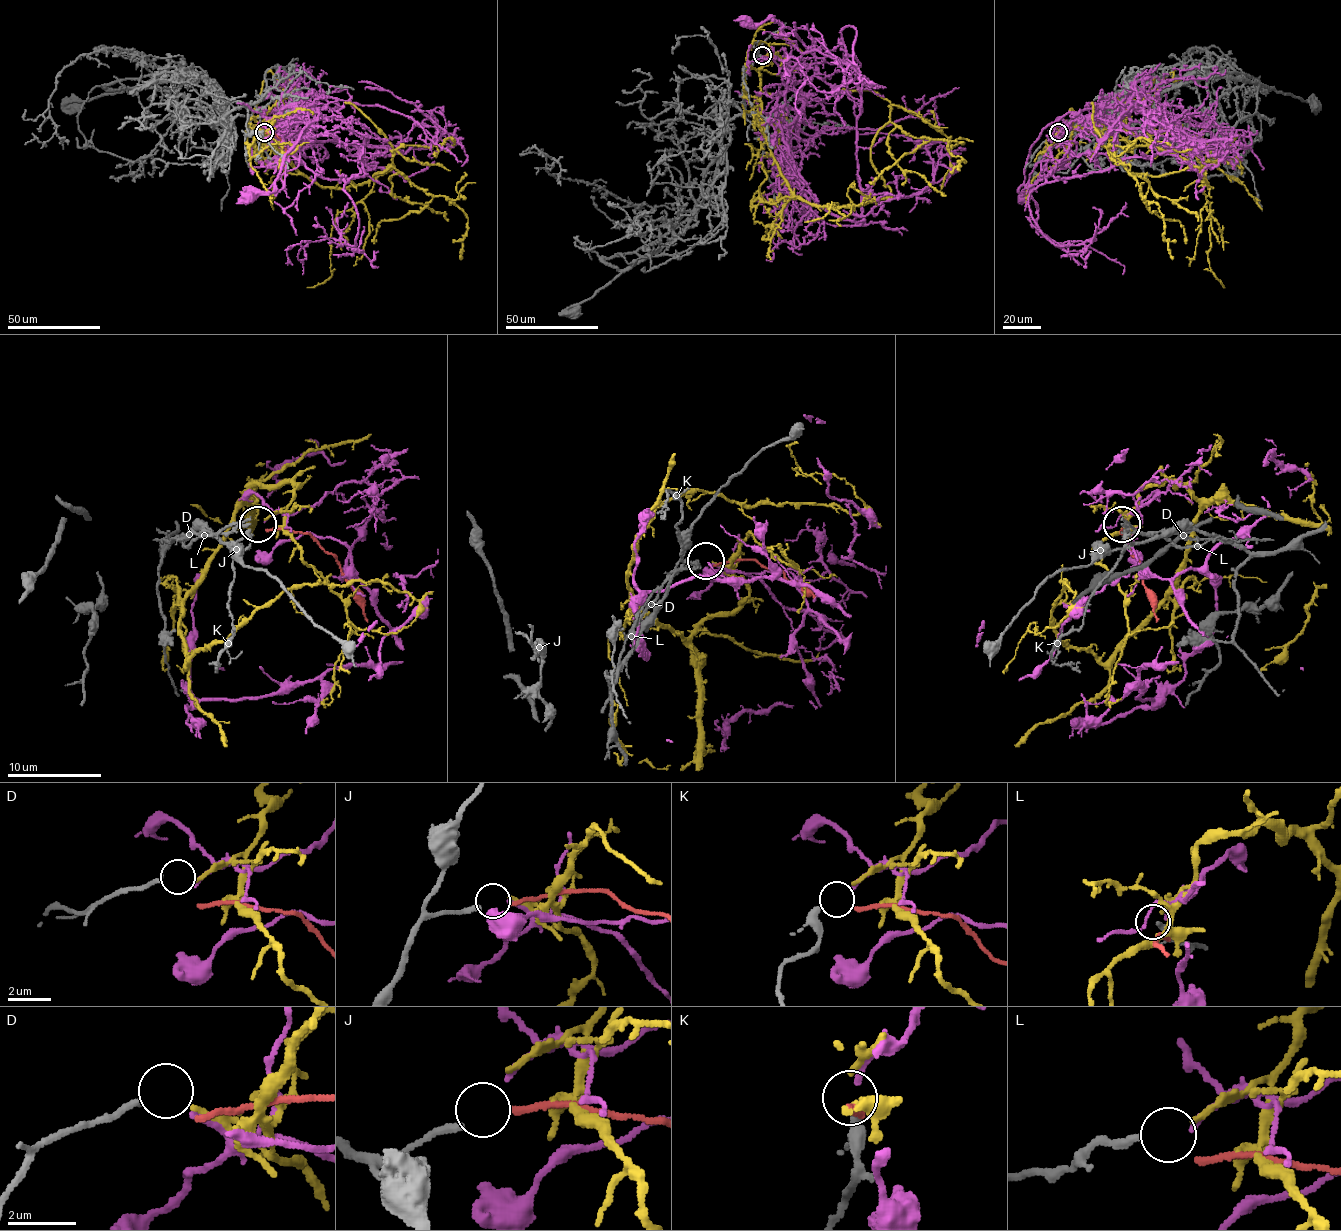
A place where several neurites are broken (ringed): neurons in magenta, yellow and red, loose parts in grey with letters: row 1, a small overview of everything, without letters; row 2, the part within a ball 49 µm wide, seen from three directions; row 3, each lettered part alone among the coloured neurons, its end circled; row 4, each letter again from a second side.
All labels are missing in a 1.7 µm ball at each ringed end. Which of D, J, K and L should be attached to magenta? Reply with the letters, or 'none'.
K

